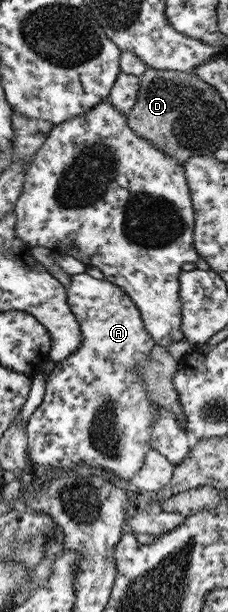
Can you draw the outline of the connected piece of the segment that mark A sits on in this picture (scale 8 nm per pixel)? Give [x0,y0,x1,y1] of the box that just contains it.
[26,272,159,485]

